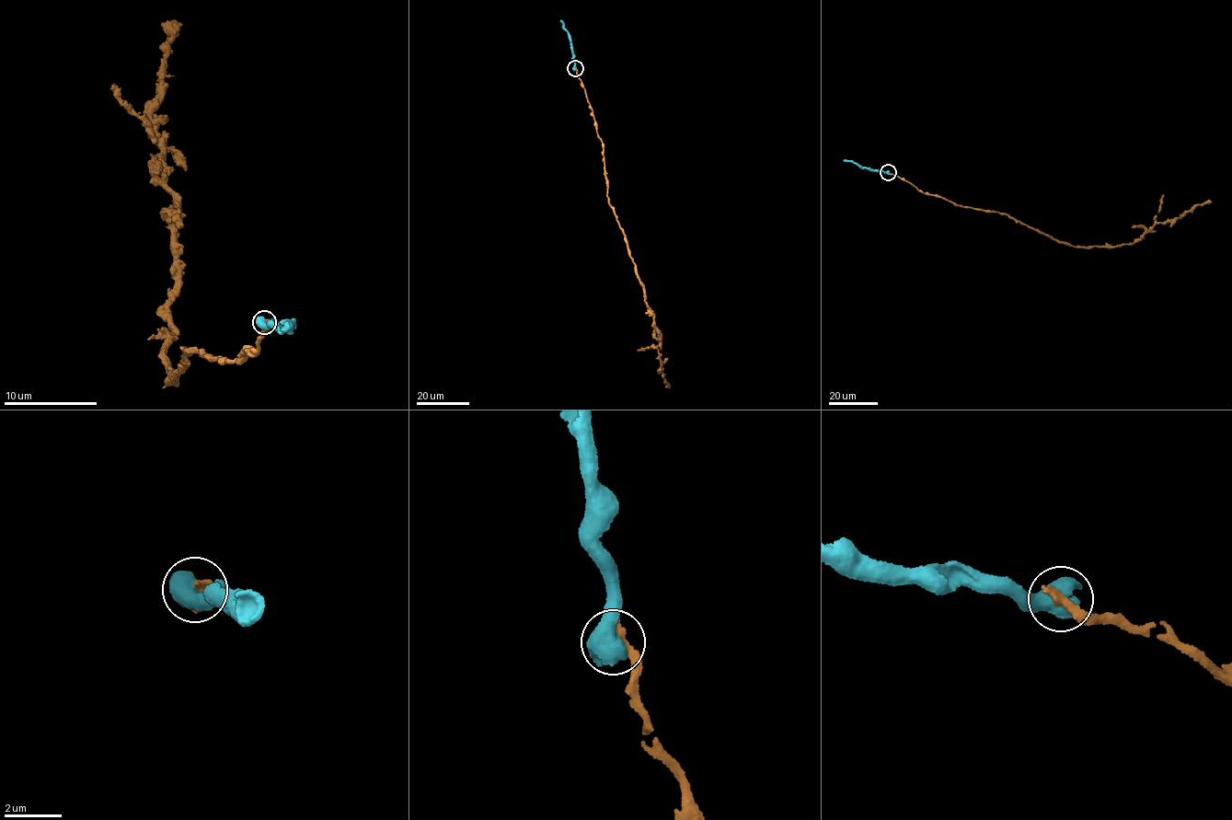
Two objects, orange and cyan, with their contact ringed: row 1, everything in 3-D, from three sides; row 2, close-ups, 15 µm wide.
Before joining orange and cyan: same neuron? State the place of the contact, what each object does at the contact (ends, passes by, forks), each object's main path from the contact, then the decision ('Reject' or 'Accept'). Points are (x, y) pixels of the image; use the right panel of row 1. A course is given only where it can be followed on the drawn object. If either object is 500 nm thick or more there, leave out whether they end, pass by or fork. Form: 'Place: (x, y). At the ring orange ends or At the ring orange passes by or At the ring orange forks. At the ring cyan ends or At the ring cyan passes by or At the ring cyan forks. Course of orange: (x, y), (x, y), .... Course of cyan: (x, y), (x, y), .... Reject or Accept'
Place: (888, 172). Course of orange: (887, 172), (924, 193), (1004, 213), (1075, 247), (1131, 244), (1157, 223), (1211, 202). Course of cyan: (888, 172), (869, 170), (843, 160). Reject

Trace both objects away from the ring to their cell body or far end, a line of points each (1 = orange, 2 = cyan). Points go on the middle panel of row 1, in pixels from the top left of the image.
1: (575, 68), (601, 142), (608, 202), (641, 282), (644, 301), (653, 315), (660, 337), (659, 371), (670, 387)
2: (575, 68), (571, 40), (560, 20)

